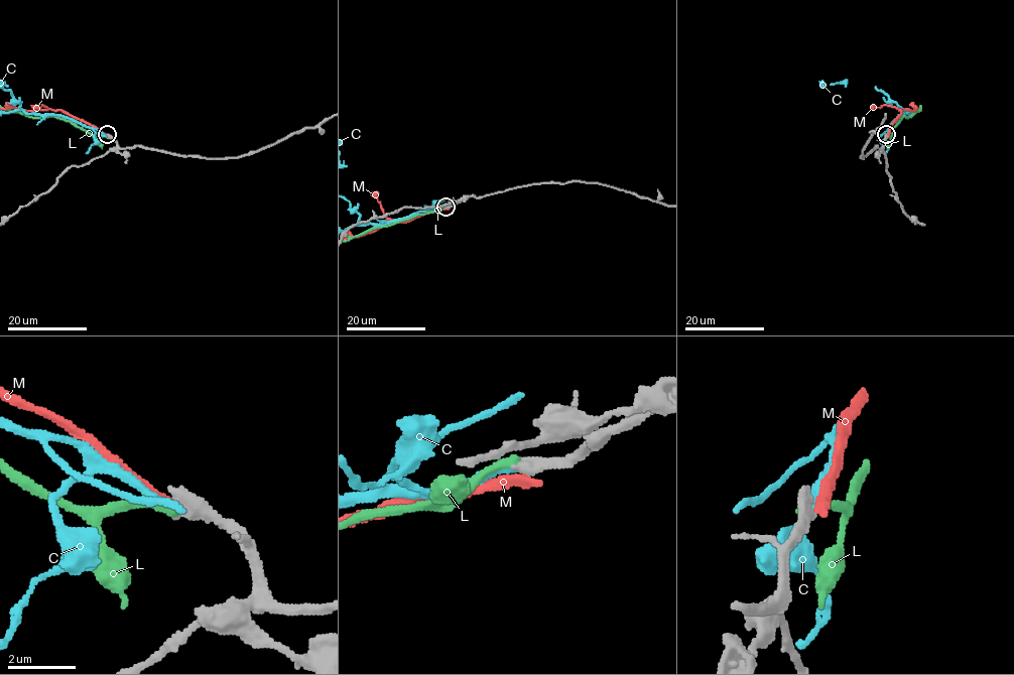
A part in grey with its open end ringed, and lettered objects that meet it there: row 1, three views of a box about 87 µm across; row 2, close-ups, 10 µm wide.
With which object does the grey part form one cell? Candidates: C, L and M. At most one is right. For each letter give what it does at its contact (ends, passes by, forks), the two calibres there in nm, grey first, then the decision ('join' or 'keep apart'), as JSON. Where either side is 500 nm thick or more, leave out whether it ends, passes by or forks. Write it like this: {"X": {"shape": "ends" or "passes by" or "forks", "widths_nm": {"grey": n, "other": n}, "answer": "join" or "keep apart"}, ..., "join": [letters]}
{"C": {"widths_nm": {"grey": 500, "other": 240}, "answer": "keep apart"}, "L": {"shape": "ends", "widths_nm": {"grey": 480, "other": 260}, "answer": "keep apart"}, "M": {"widths_nm": {"grey": 500, "other": 320}, "answer": "keep apart"}, "join": []}

